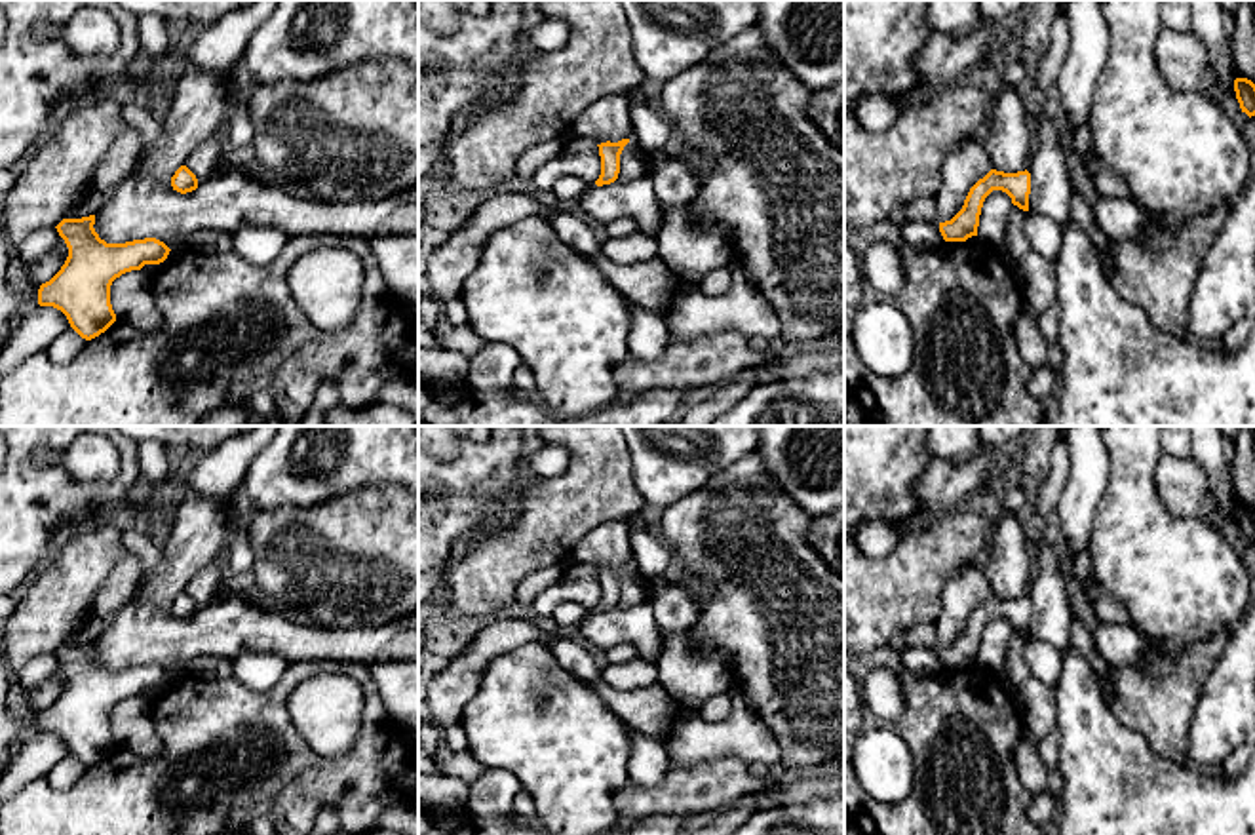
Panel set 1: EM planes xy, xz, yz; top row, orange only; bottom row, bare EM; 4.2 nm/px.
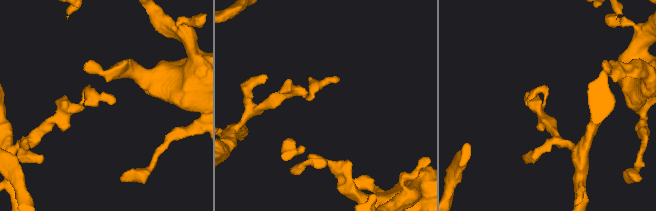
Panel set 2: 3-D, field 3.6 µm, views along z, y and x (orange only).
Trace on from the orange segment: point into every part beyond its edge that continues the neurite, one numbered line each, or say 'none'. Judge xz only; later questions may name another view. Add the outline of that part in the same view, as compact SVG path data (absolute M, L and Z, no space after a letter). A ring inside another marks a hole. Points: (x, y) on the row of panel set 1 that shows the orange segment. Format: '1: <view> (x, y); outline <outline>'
none

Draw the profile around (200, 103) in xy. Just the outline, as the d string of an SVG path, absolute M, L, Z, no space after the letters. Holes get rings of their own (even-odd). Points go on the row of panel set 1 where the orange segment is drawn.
M188 65L175 80L162 135L145 145L131 173L95 213L95 232L106 243L156 238L169 249L196 230L236 232L241 223L276 226L293 236L407 236L418 234L418 184L376 202L300 198L259 169L221 167L196 190L181 194L171 177L186 156L221 131L234 103L228 70Z

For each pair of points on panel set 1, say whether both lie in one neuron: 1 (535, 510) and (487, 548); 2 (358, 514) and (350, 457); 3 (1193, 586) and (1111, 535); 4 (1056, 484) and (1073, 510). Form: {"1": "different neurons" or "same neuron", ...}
{"1": "same neuron", "2": "different neurons", "3": "same neuron", "4": "different neurons"}

